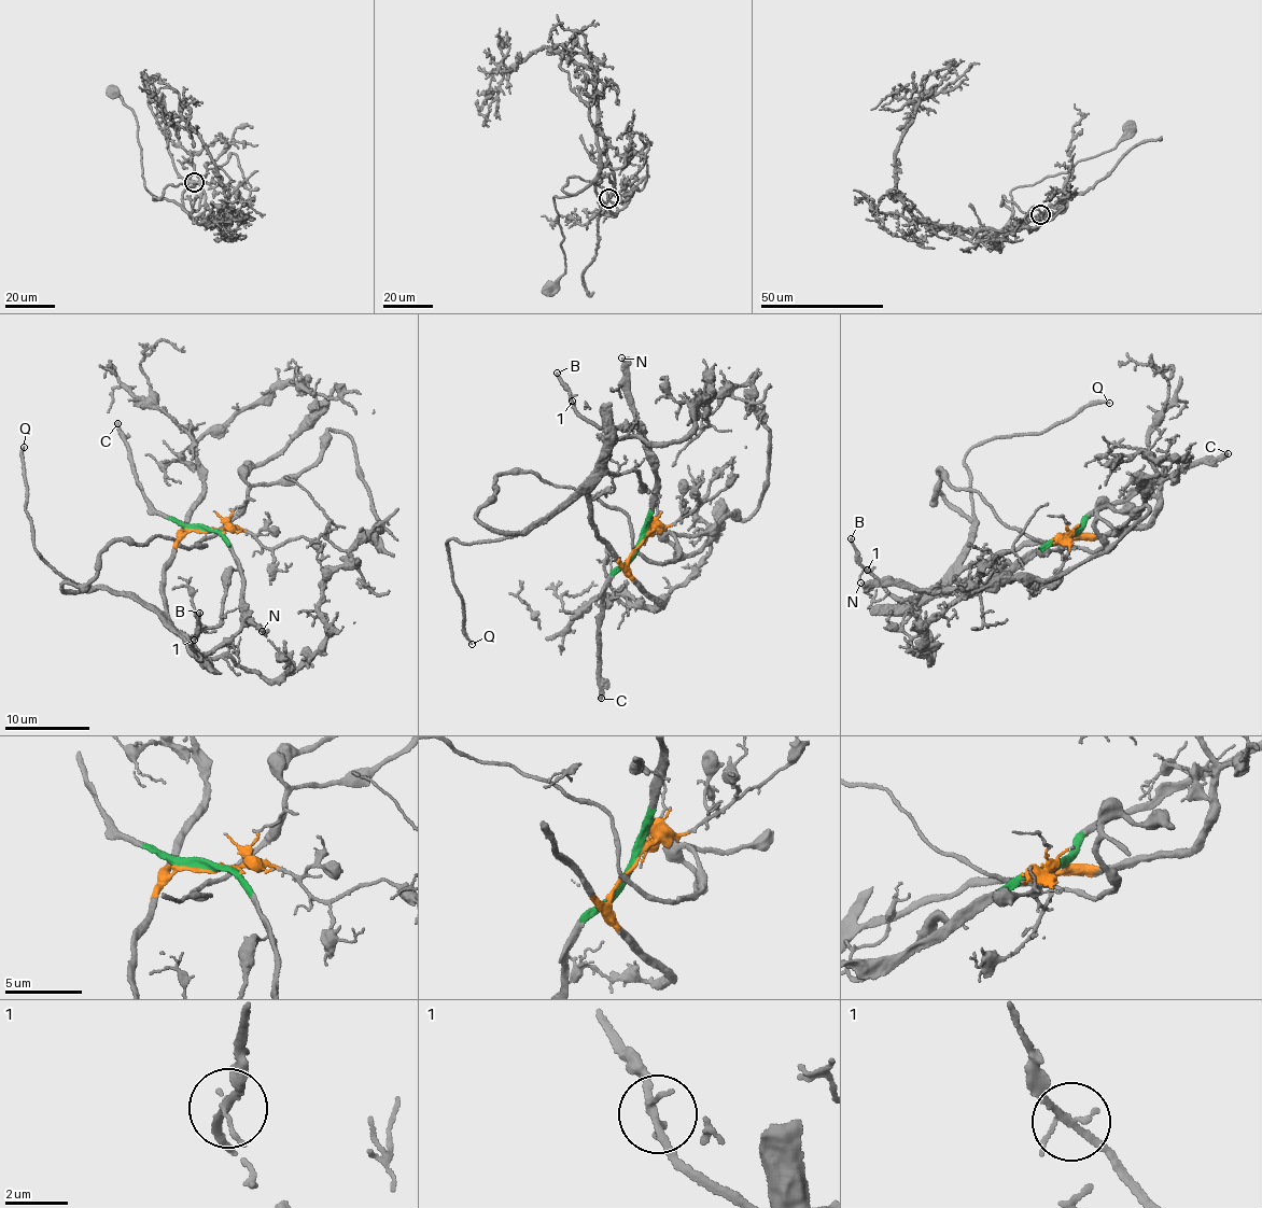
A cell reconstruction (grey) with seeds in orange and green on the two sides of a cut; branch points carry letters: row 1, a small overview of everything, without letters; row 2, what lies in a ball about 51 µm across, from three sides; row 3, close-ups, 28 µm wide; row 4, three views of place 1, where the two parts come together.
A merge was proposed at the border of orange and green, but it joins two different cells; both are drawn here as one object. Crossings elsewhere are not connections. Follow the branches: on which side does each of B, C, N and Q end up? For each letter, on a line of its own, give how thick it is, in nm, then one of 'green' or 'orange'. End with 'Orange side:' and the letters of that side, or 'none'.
B: calibre 180 nm; green
C: calibre 360 nm; green
N: calibre 480 nm; green
Q: calibre 190 nm; orange
Orange side: Q

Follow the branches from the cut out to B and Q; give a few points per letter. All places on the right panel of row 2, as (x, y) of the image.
B: (1068, 536), (1043, 544), (978, 585), (959, 589), (930, 588), (914, 599), (899, 600), (861, 565), (851, 538)
Q: (1068, 536), (963, 565), (972, 524), (964, 461), (986, 440), (1035, 434), (1109, 403)

